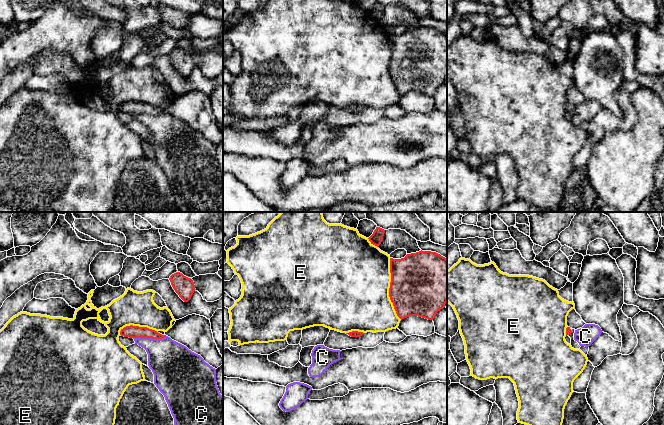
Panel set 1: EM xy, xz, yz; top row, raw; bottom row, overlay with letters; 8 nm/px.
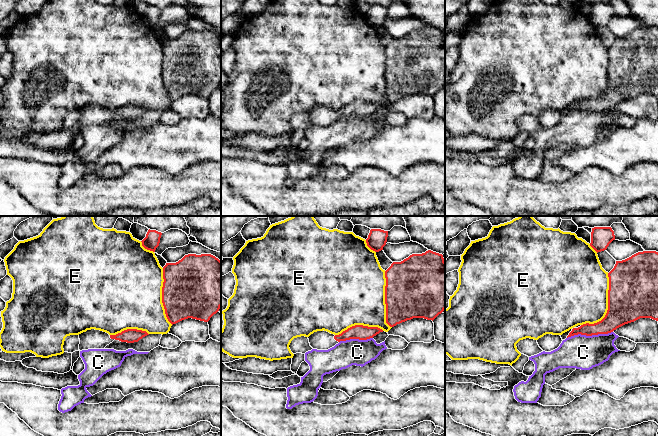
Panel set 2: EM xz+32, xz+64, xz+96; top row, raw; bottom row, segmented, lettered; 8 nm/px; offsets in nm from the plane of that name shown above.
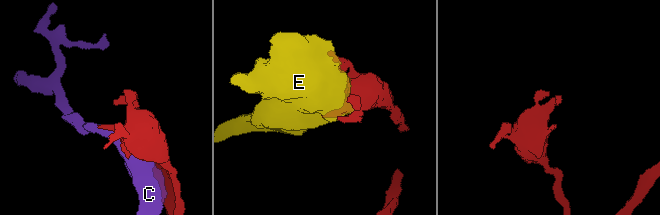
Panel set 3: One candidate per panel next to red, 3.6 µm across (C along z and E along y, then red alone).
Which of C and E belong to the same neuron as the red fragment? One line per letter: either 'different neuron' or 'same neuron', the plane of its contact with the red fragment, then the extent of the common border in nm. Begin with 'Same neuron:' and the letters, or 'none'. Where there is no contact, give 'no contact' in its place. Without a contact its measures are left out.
Same neuron: none
C: different neuron; meets red in xy; contact 260 nm long
E: different neuron; meets red in xz; contact 500 nm long

